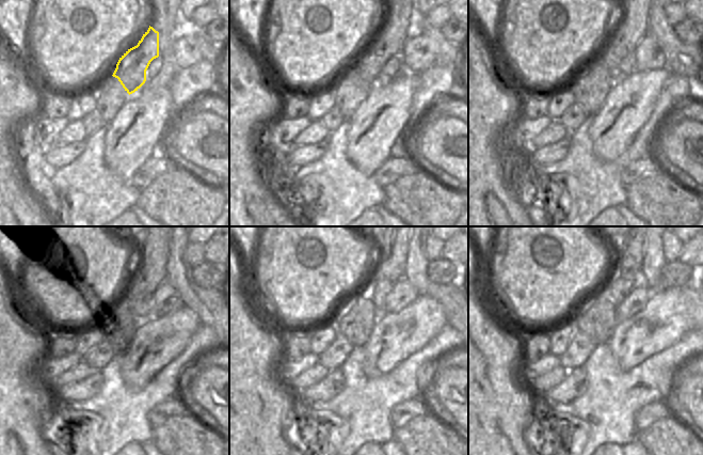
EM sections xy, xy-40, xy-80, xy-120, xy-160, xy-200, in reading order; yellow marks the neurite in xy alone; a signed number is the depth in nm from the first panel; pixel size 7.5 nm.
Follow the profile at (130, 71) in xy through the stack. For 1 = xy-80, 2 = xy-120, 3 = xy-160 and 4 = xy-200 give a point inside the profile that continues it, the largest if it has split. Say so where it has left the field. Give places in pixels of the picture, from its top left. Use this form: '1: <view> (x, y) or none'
1: xy-80 (633, 28)
2: xy-120 (154, 248)
3: xy-160 (393, 248)
4: xy-200 (630, 249)

